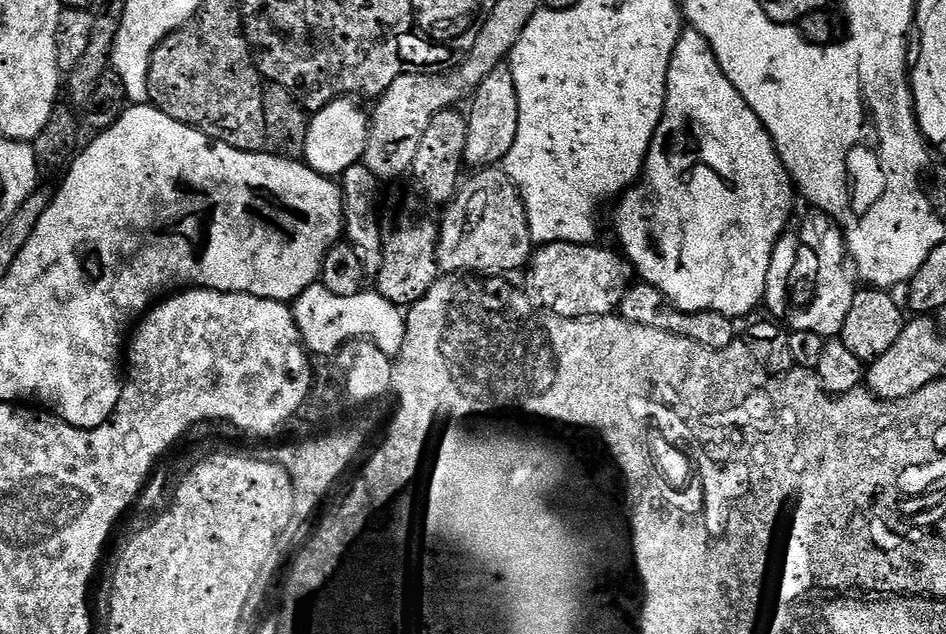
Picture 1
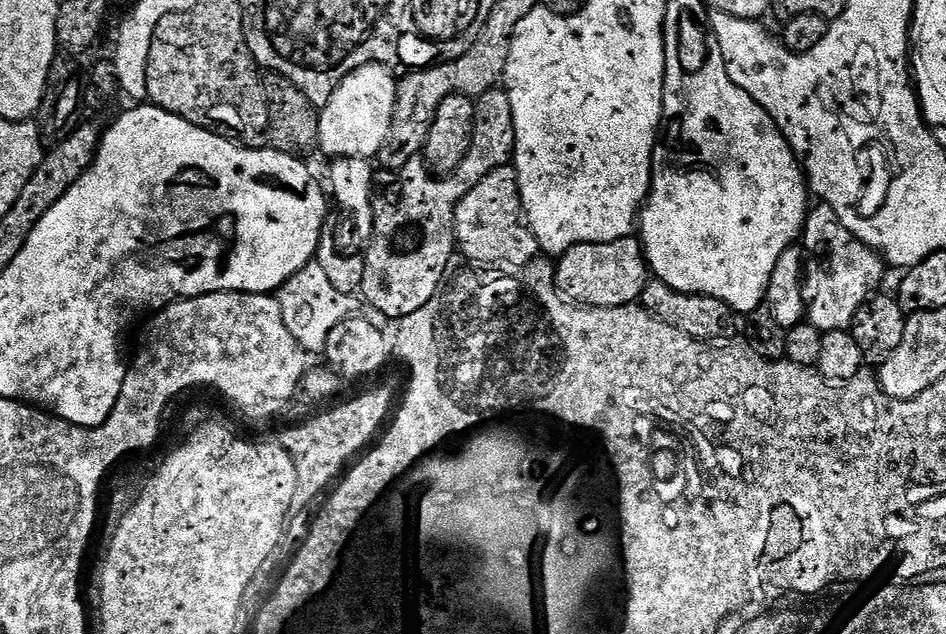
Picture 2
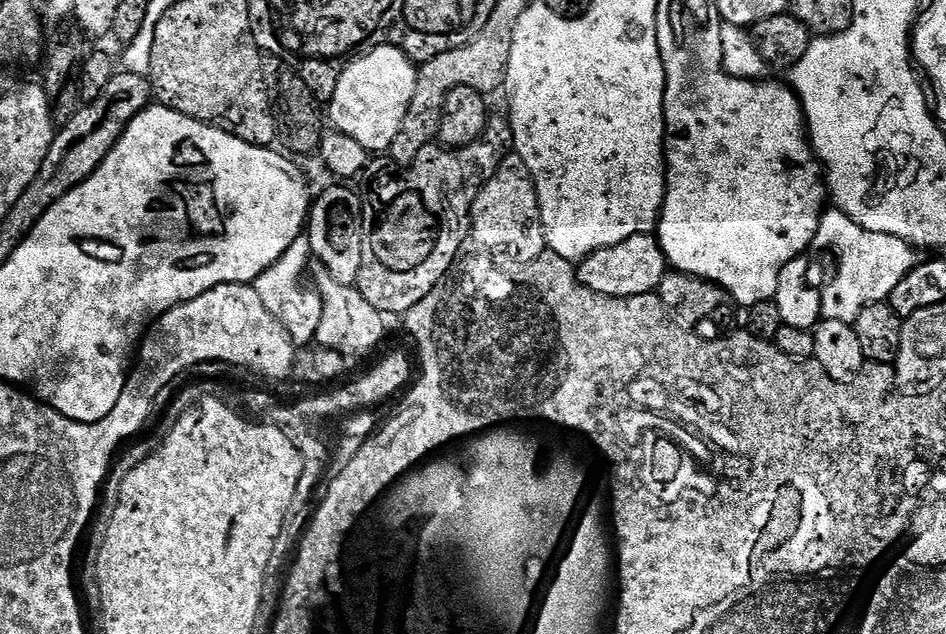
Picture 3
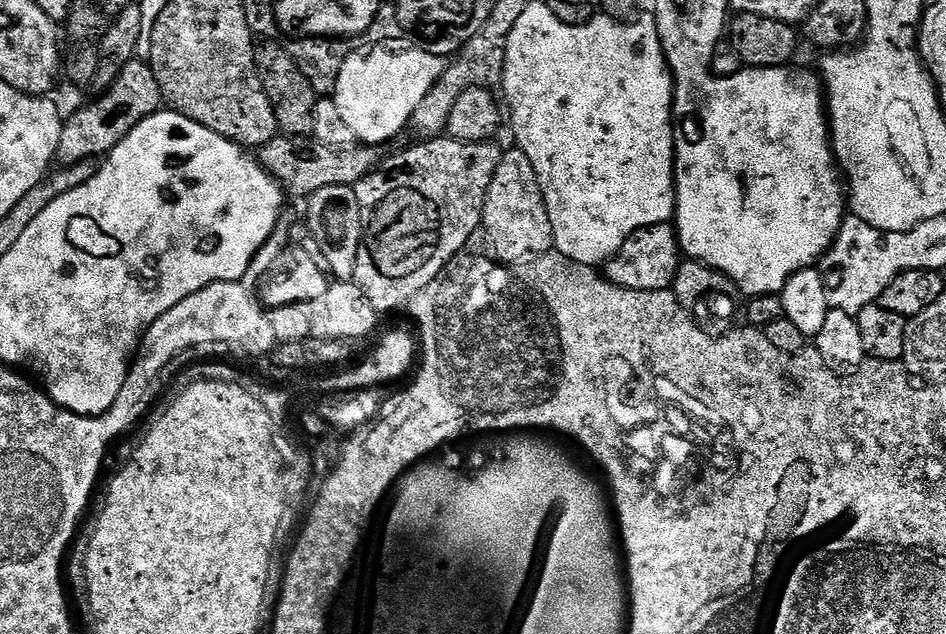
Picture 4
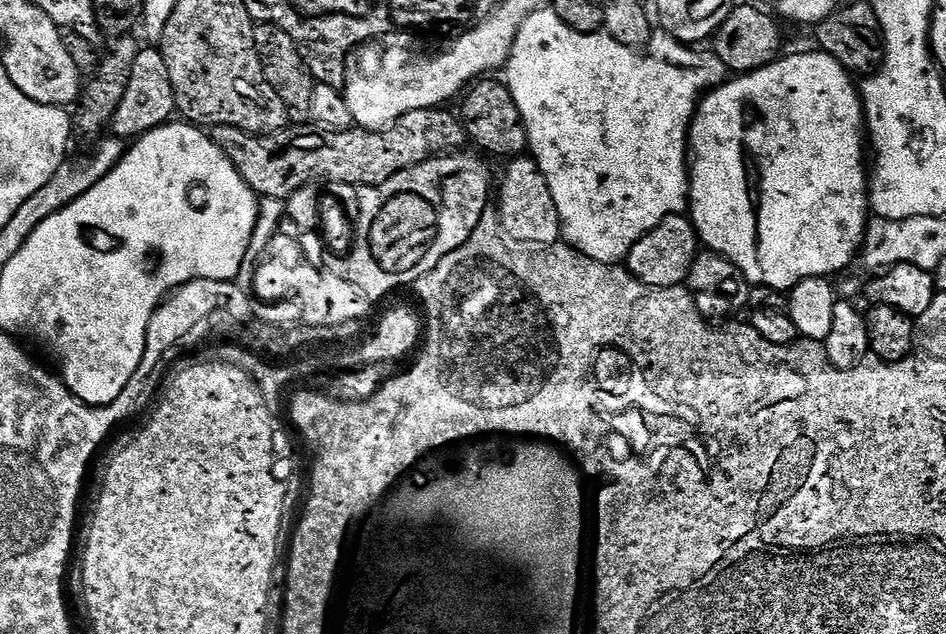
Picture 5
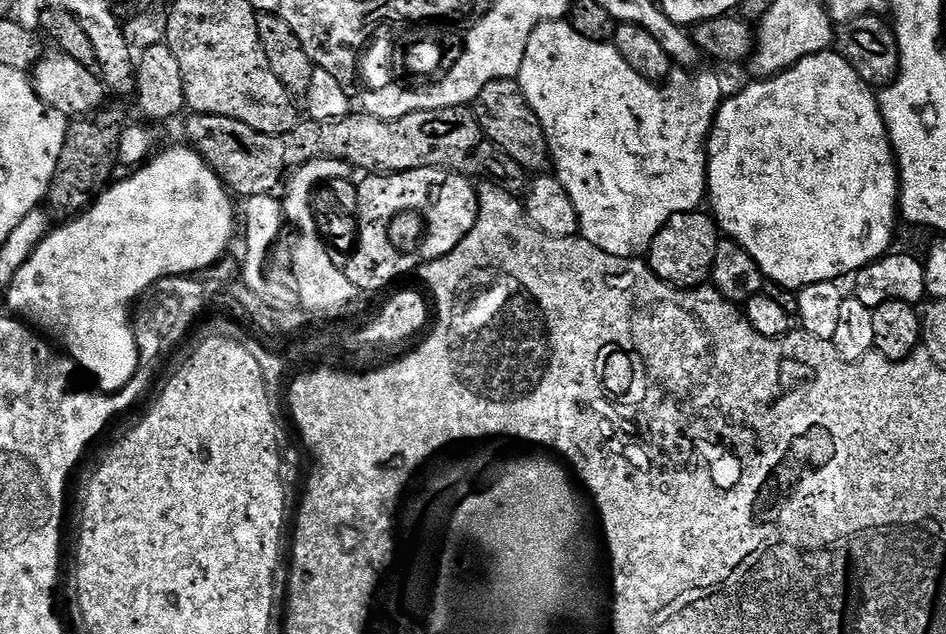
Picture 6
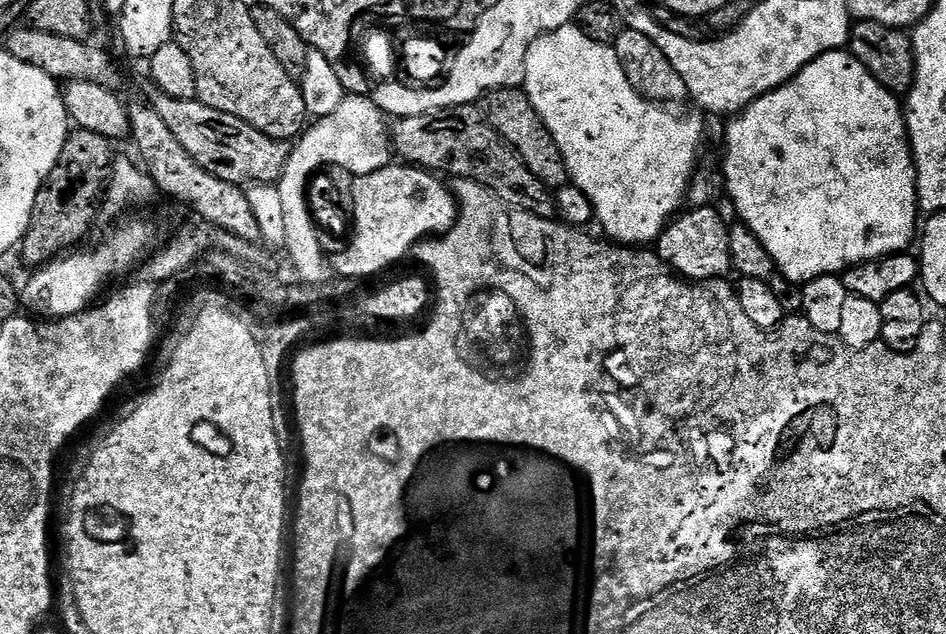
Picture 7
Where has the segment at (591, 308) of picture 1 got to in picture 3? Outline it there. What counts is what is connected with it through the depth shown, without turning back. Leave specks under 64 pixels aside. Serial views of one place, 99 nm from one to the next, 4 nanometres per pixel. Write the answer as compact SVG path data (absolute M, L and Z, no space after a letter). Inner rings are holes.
M643 232L618 246L606 246L586 259L579 261L579 280L590 290L614 298L630 298L638 294L653 294L659 289L664 275L670 270L668 259L659 239L655 235Z

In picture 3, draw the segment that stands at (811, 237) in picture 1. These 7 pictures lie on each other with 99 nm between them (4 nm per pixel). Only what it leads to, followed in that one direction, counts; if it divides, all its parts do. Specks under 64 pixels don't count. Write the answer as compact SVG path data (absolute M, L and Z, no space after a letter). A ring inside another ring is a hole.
M835 206L829 207L821 214L814 244L817 249L820 247L832 252L833 258L836 259L836 273L828 285L823 285L820 294L821 317L851 325L855 325L858 314L862 314L866 306L885 303L894 286L898 286L898 282L902 282L902 278L906 278L906 274L910 274L910 270L914 270L922 260L921 253L902 238L894 238L894 234L874 234L874 230L858 226L858 222L854 222L841 208Z

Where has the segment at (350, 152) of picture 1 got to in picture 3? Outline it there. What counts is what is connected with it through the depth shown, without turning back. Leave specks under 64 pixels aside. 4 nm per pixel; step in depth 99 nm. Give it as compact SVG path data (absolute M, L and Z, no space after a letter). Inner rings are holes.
M392 42L379 44L349 60L330 98L332 105L326 108L331 127L358 142L369 154L387 153L391 149L394 138L398 138L402 130L402 118L406 118L410 98L414 98L417 65L412 65L396 47Z

